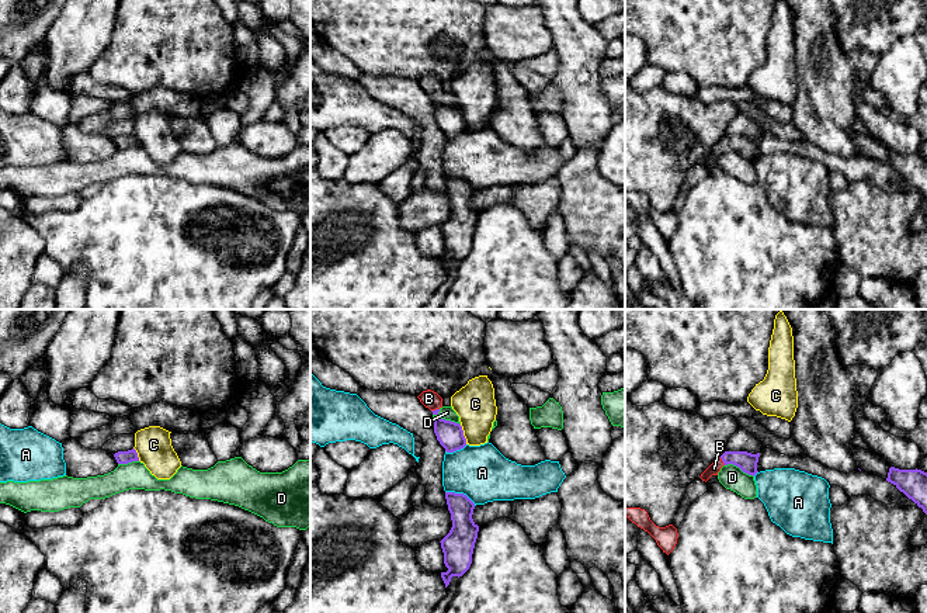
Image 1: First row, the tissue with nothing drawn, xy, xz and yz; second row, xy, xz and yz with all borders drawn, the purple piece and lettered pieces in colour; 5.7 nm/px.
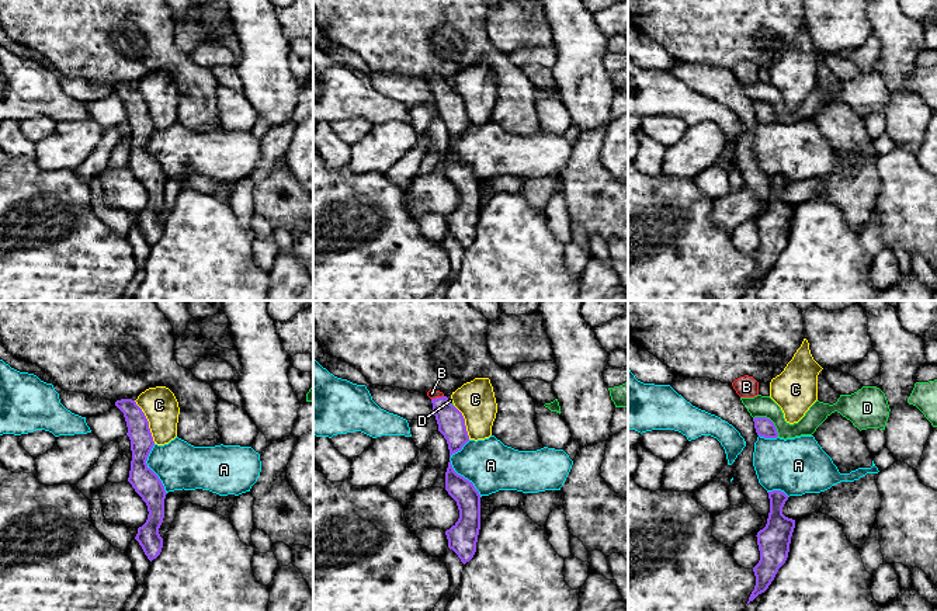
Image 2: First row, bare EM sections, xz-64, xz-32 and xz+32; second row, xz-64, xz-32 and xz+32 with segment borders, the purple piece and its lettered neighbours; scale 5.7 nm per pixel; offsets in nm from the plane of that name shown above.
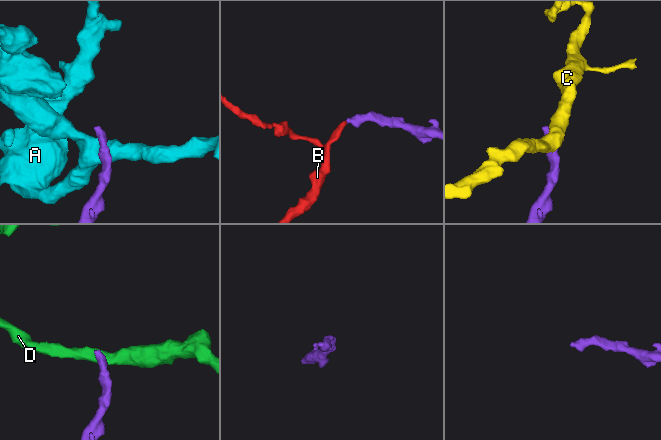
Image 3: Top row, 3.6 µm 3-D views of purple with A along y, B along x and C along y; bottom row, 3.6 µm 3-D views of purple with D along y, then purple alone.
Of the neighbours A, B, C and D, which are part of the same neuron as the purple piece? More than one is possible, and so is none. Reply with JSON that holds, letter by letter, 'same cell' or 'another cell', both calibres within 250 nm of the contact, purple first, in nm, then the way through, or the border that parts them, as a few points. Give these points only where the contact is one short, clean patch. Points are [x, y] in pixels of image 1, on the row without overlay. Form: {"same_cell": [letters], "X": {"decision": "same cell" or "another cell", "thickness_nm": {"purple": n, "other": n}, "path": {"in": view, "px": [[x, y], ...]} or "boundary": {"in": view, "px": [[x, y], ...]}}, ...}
{"same_cell": ["B"], "A": {"decision": "another cell", "thickness_nm": {"purple": 160, "other": 320}, "boundary": {"in": "xz", "px": [[445, 176], [464, 179], [475, 190]]}}, "B": {"decision": "same cell", "thickness_nm": {"purple": 110, "other": 70}, "path": {"in": "yz", "px": [[746, 146], [742, 144], [722, 145], [714, 153]]}}, "C": {"decision": "another cell", "thickness_nm": {"purple": 150, "other": 240}, "boundary": {"in": "xz", "px": [[459, 110], [467, 128]]}}, "D": {"decision": "another cell", "thickness_nm": {"purple": 150, "other": 80}, "boundary": {"in": "xz", "px": [[433, 99], [459, 110]]}}}

